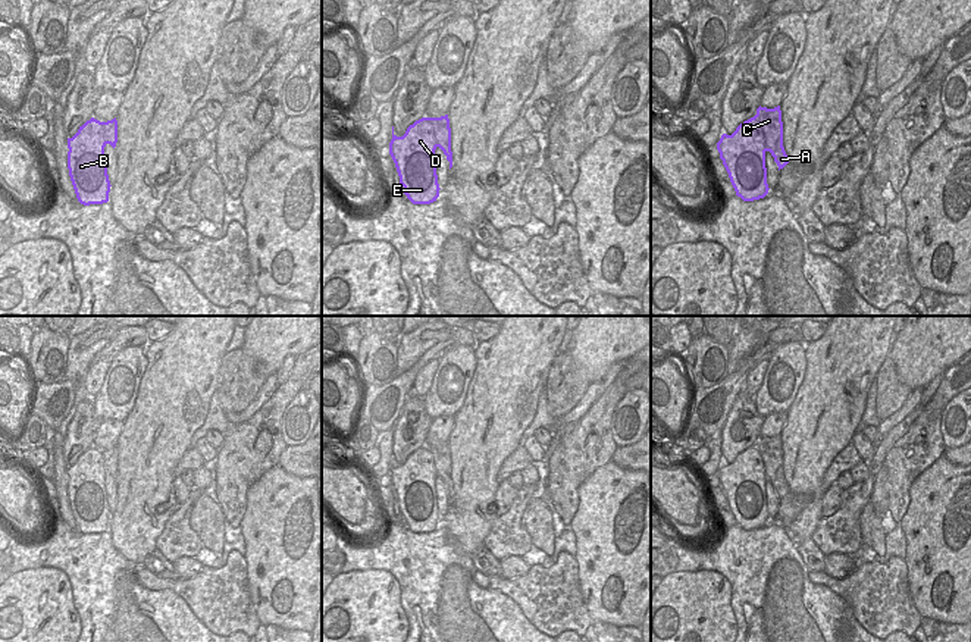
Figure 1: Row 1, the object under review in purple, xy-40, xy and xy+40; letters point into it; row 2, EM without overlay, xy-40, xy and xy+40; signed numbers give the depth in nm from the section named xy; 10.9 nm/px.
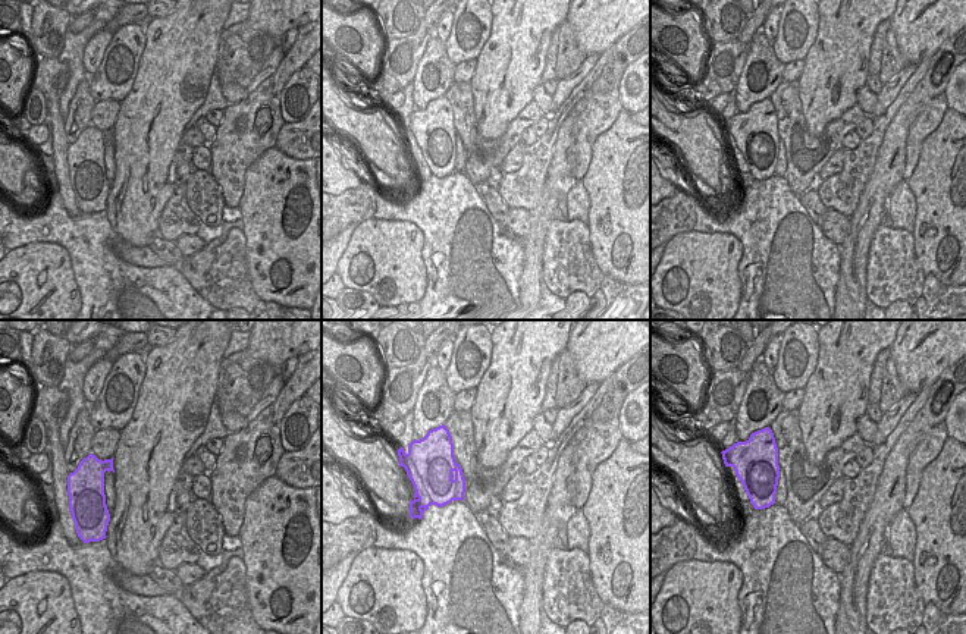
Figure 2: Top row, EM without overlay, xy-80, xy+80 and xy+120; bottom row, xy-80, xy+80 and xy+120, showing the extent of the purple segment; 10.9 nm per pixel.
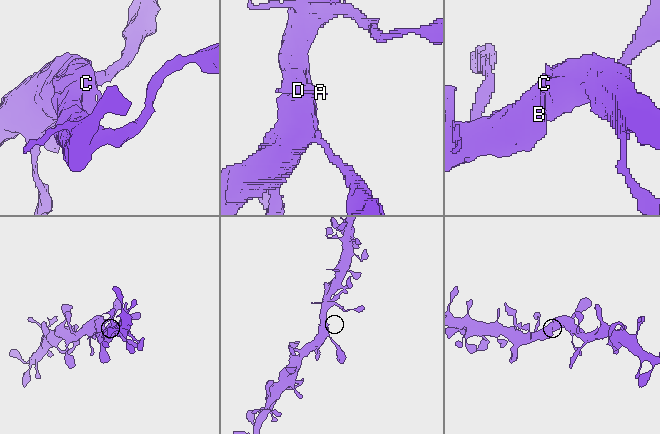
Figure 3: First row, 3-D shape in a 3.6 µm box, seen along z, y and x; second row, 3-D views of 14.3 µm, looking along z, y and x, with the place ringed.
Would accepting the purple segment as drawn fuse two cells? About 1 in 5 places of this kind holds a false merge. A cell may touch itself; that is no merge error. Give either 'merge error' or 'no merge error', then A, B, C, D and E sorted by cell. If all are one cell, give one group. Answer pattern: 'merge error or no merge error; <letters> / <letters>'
no merge error; A B C D E

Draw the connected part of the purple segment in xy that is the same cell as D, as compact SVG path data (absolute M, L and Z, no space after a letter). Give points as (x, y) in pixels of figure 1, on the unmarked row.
M448 444L441 447L422 447L410 454L403 466L397 466L394 463L392 455L392 469L389 472L389 483L395 492L400 513L404 516L404 523L413 533L430 533L436 530L439 526L439 513L436 504L436 489L435 489L435 479L441 477L450 491L450 498L452 497L452 480L451 480L451 457Z

